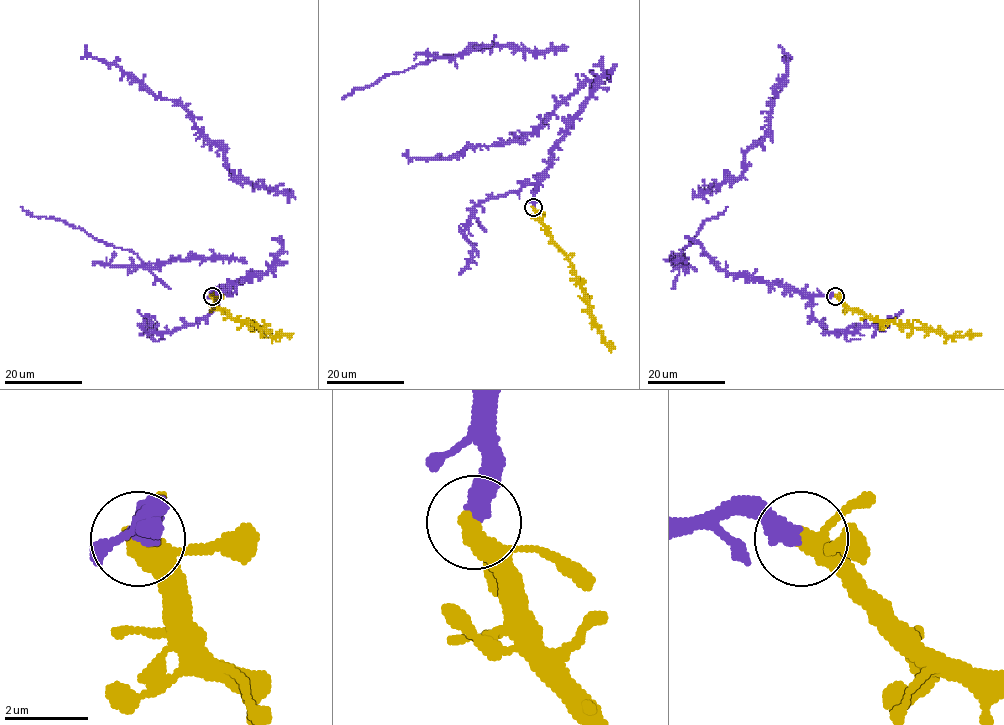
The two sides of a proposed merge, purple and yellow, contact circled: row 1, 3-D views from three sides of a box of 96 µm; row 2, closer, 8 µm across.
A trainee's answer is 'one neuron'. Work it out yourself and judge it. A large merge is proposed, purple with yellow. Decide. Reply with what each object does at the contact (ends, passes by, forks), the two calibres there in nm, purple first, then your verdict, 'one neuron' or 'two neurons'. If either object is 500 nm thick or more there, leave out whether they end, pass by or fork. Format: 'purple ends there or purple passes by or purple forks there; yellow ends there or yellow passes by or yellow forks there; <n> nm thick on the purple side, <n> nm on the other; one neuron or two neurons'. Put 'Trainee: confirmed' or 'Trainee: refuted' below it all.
purple ends there; yellow passes by; 480 nm thick on the purple side, 400 nm on the other; one neuron
Trainee: confirmed

